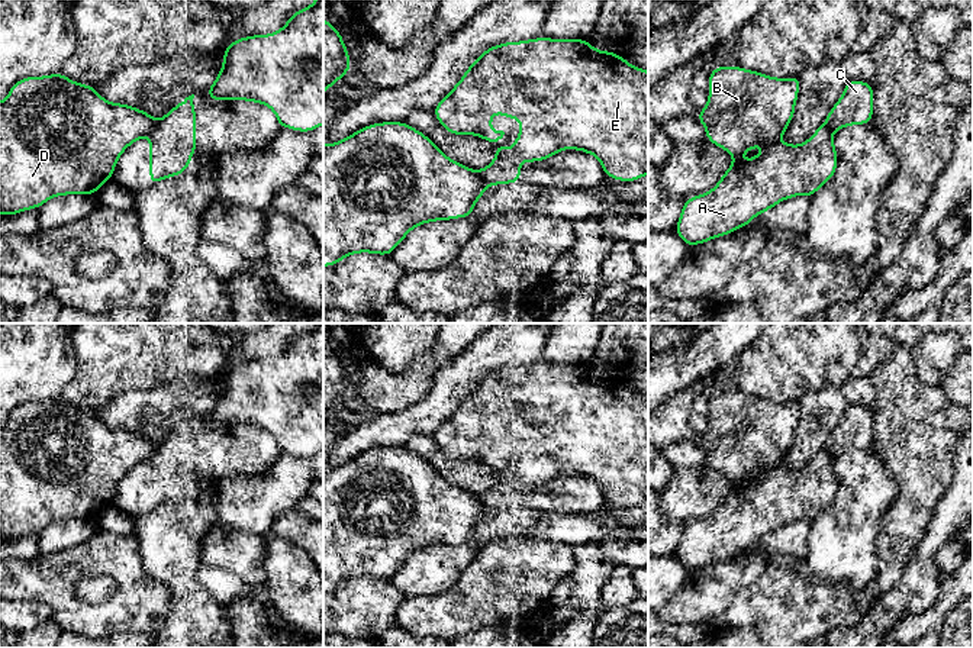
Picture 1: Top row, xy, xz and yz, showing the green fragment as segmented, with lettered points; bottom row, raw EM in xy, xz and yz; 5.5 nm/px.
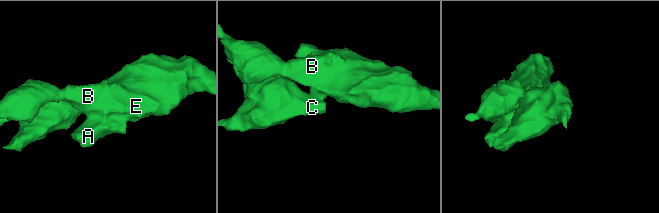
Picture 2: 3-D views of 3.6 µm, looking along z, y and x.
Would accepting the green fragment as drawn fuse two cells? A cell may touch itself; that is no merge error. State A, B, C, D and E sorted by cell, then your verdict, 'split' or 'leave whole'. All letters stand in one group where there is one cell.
A B E / C D | split

